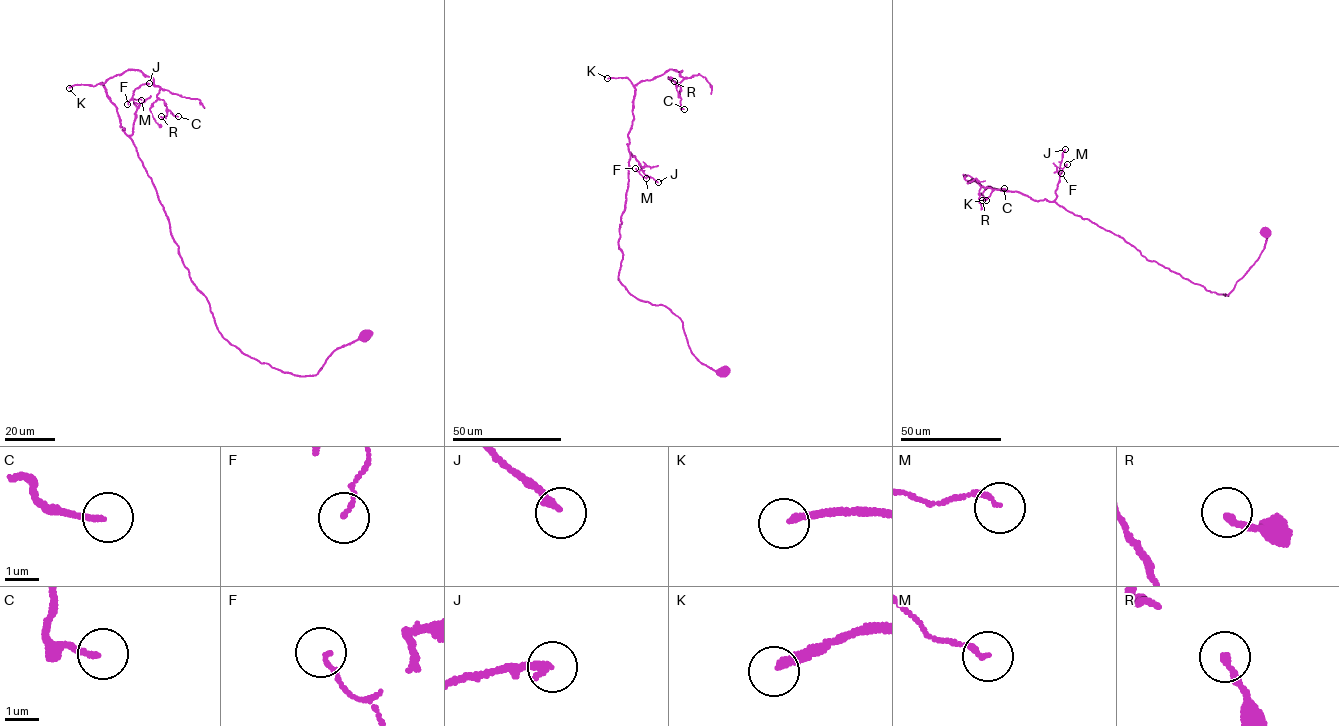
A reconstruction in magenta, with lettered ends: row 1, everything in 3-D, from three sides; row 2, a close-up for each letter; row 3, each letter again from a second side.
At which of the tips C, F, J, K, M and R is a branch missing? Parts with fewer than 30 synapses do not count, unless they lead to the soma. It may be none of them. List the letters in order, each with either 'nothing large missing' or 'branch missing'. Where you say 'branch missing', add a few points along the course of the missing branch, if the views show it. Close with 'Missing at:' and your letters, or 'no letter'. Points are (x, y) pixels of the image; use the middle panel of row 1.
C: nothing large missing
F: nothing large missing
J: nothing large missing
K: branch missing; missing branch runs (607, 78), (554, 87), (497, 54), (477, 52), (466, 64), (470, 81), (477, 74), (504, 78), (501, 84)
M: nothing large missing
R: nothing large missing
Missing at: K

